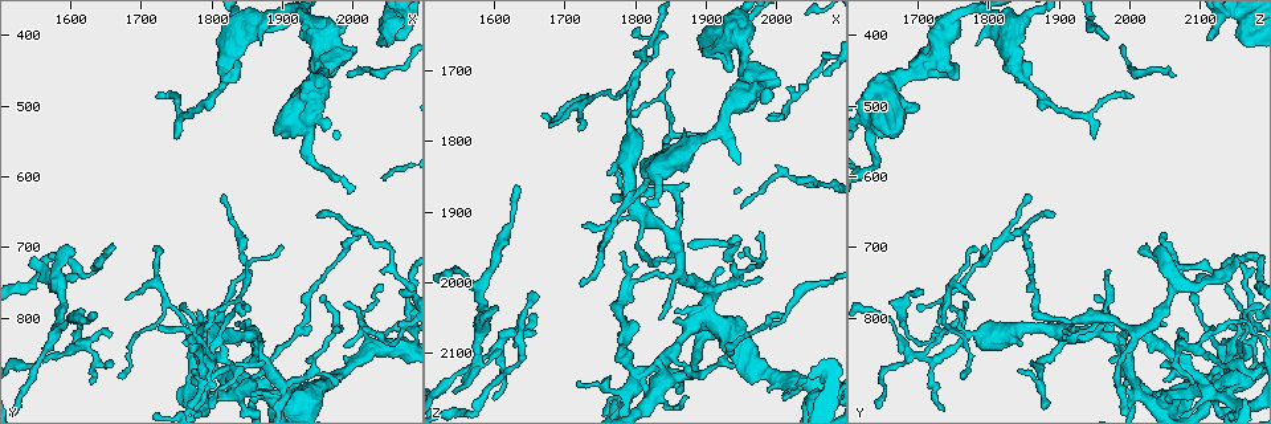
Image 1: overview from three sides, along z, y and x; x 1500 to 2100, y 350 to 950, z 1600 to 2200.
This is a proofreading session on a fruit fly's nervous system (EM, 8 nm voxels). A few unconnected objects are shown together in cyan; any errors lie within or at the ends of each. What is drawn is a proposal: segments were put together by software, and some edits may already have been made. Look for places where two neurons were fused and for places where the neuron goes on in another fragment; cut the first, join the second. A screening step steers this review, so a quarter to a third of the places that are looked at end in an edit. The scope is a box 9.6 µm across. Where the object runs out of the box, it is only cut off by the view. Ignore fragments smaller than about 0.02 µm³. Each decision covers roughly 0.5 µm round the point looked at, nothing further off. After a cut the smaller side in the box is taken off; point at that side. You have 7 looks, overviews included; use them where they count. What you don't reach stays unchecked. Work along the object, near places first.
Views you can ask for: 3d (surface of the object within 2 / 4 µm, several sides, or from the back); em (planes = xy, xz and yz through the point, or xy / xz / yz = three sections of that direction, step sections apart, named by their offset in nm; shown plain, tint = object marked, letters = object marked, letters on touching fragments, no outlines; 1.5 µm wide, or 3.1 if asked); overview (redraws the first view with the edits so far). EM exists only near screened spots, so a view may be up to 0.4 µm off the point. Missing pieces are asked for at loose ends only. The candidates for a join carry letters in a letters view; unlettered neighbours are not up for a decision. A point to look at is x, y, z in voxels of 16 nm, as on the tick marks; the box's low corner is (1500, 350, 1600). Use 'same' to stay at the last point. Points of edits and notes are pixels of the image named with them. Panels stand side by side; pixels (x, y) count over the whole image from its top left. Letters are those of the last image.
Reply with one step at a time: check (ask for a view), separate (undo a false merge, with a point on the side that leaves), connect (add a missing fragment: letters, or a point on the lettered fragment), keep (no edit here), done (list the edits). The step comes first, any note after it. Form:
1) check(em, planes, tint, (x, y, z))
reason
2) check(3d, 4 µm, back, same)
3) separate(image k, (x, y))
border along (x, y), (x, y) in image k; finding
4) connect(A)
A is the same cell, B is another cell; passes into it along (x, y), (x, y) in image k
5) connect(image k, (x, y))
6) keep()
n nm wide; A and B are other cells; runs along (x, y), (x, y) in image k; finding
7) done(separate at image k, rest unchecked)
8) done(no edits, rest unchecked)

check(em, xz, step 4, tint, (1635, 795, 1860))
an open end

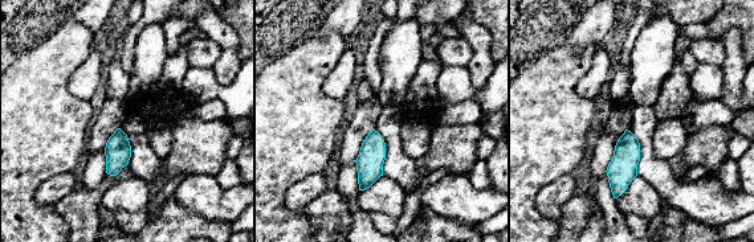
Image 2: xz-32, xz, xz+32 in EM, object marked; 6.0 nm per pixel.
check(em, planes, letters, same)
cut it another way

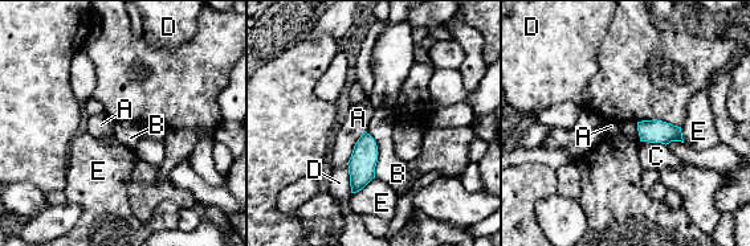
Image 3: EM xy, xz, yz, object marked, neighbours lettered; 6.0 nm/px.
keep()
B touches over 300 nm; A, B, C, D and E are other cells; border along (365, 131), (376, 146), (375, 177) in image 3; no lettered fragment goes on from it

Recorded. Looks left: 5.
check(em, planes, plain, (1605, 710, 2040))
an open end

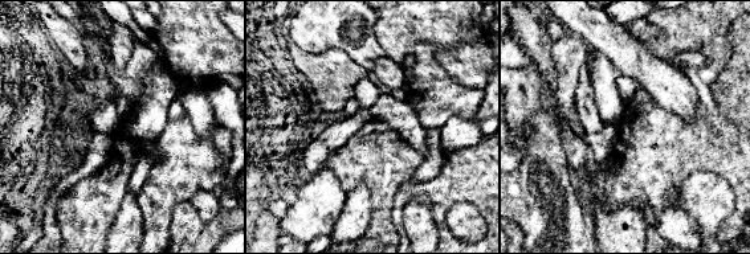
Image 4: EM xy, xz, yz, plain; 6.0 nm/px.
check(em, planes, letters, same)

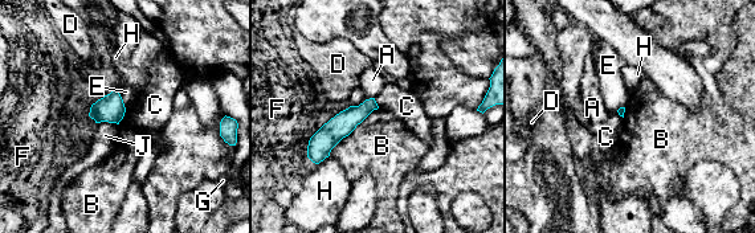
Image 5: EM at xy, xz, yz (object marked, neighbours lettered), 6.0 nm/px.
keep()
A, B, C, D, E, F, G, H and J are other cells; border along (378, 107), (346, 135), (329, 155) in image 5; none of them fits

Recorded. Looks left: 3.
check(em, xz, step 8, letters, (1720, 490, 2000))

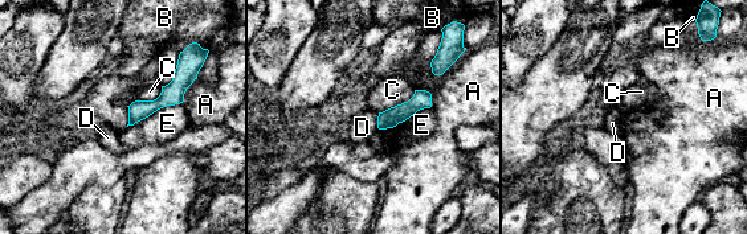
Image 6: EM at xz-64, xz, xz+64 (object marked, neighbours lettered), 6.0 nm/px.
keep()
120 nm wide; A, B, C, D and E are other cells; border along (379, 114), (378, 128) in image 6; none of them fits

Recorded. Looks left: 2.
done(no edits, rest unchecked)

